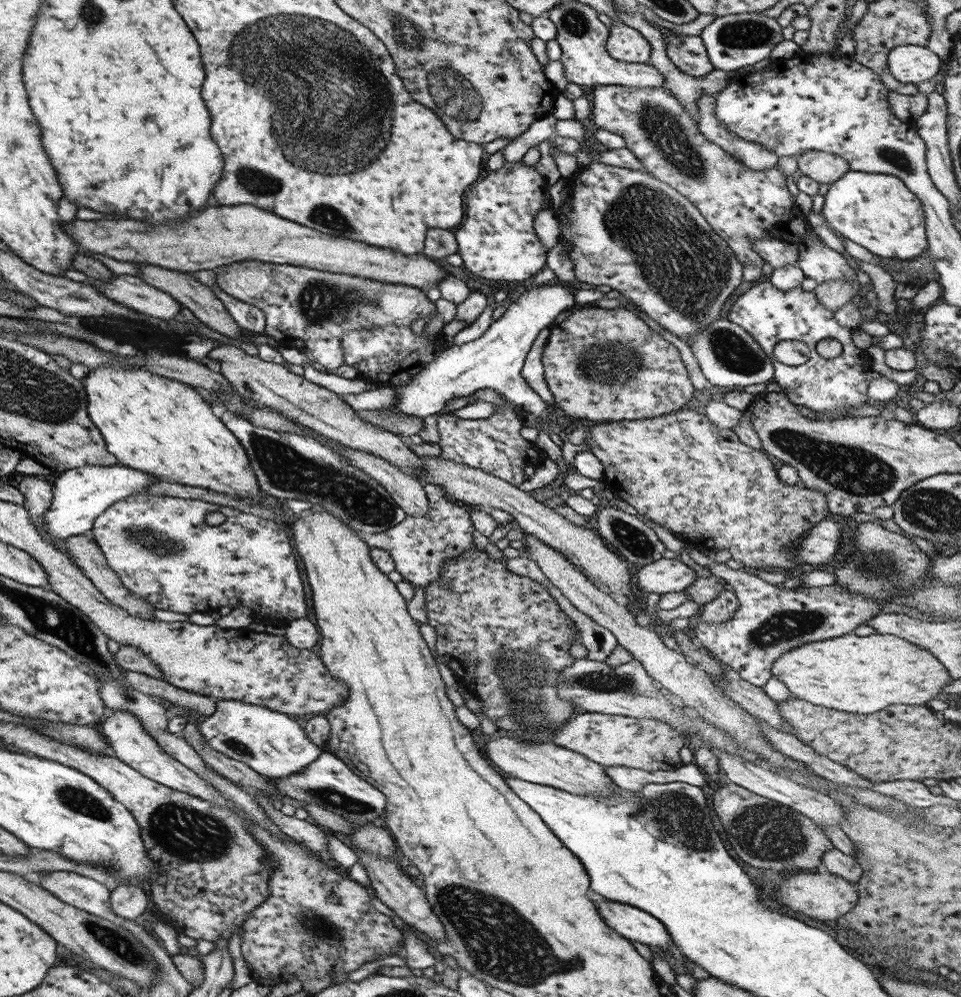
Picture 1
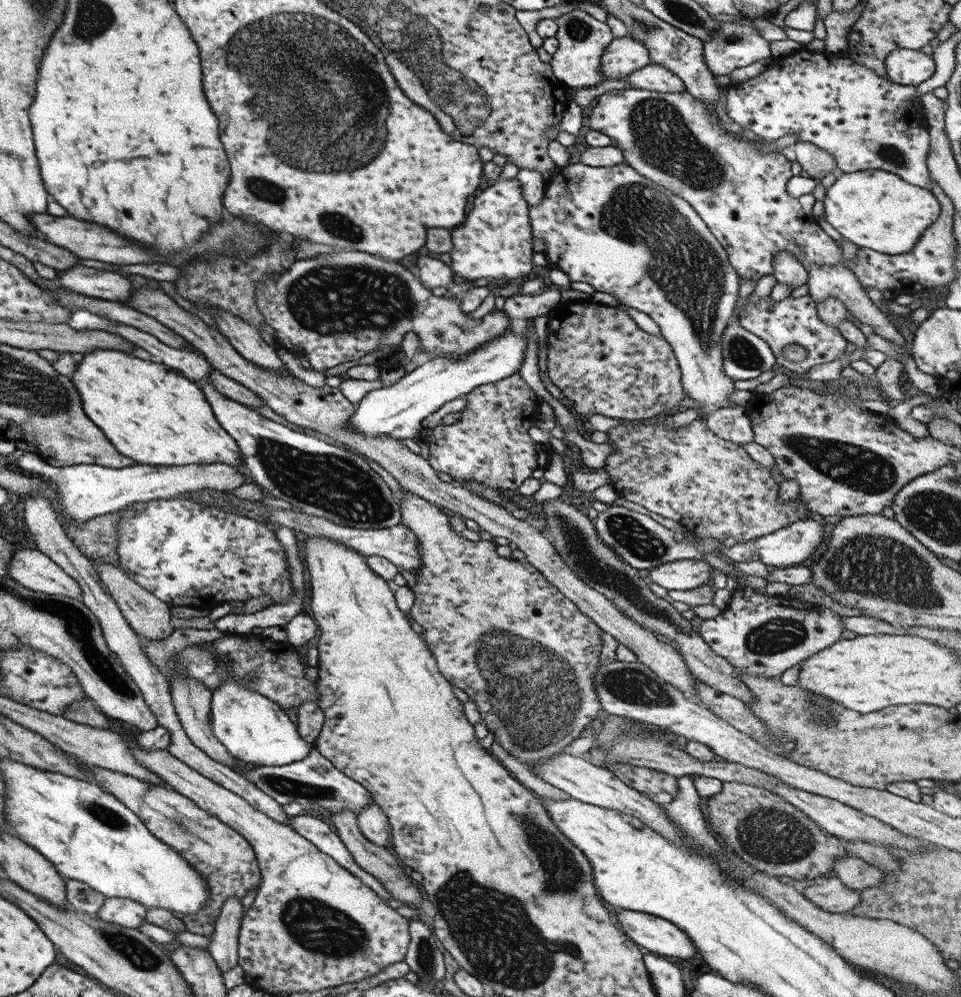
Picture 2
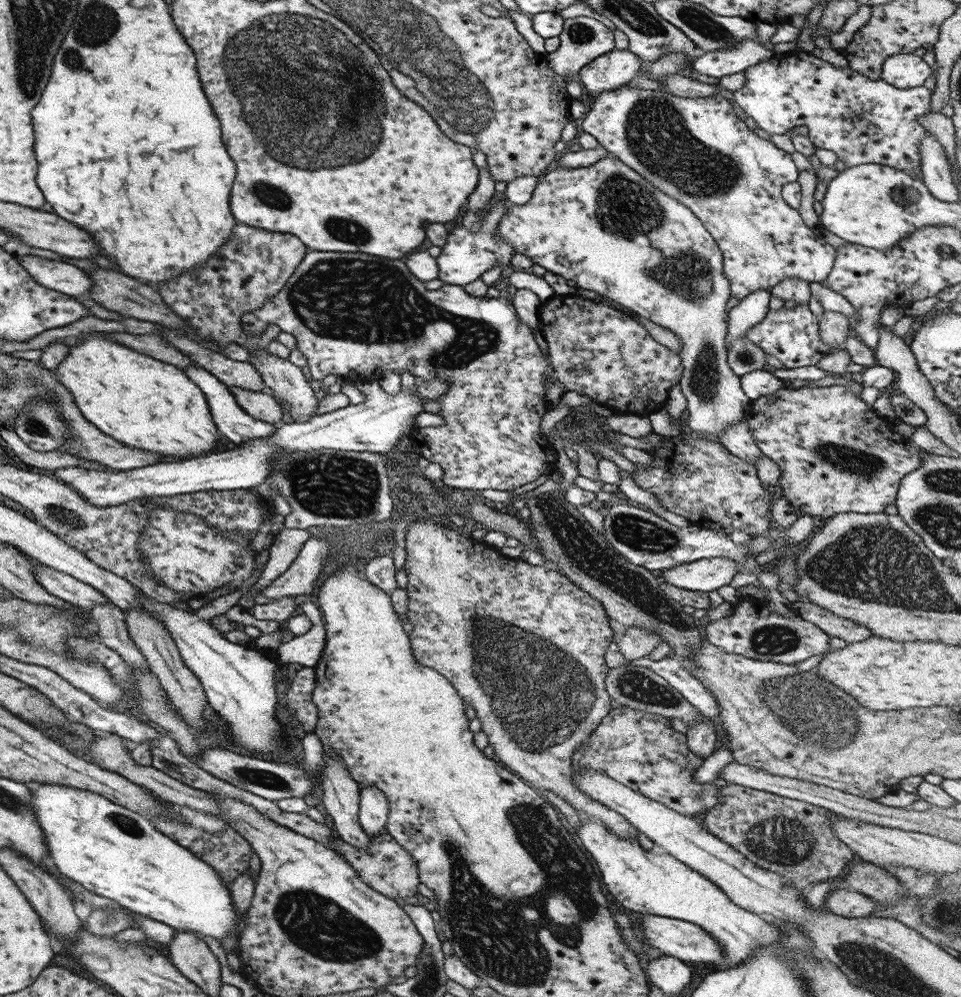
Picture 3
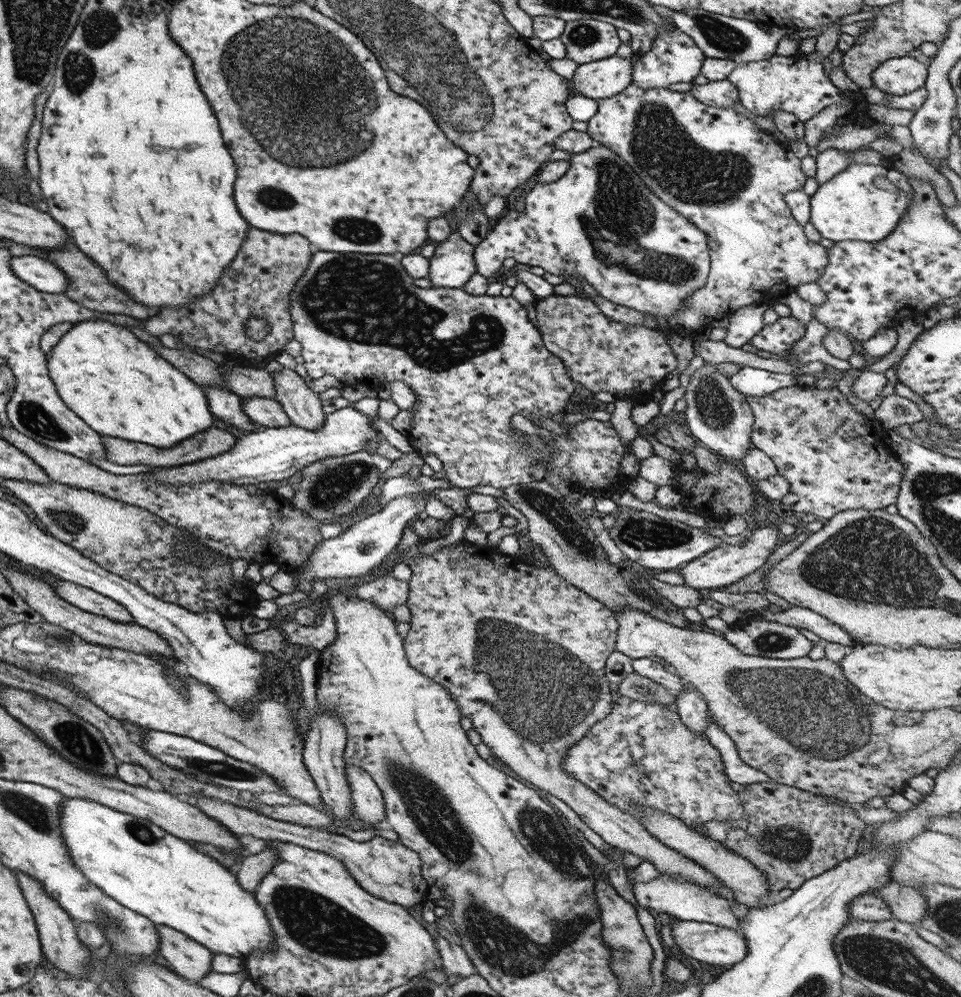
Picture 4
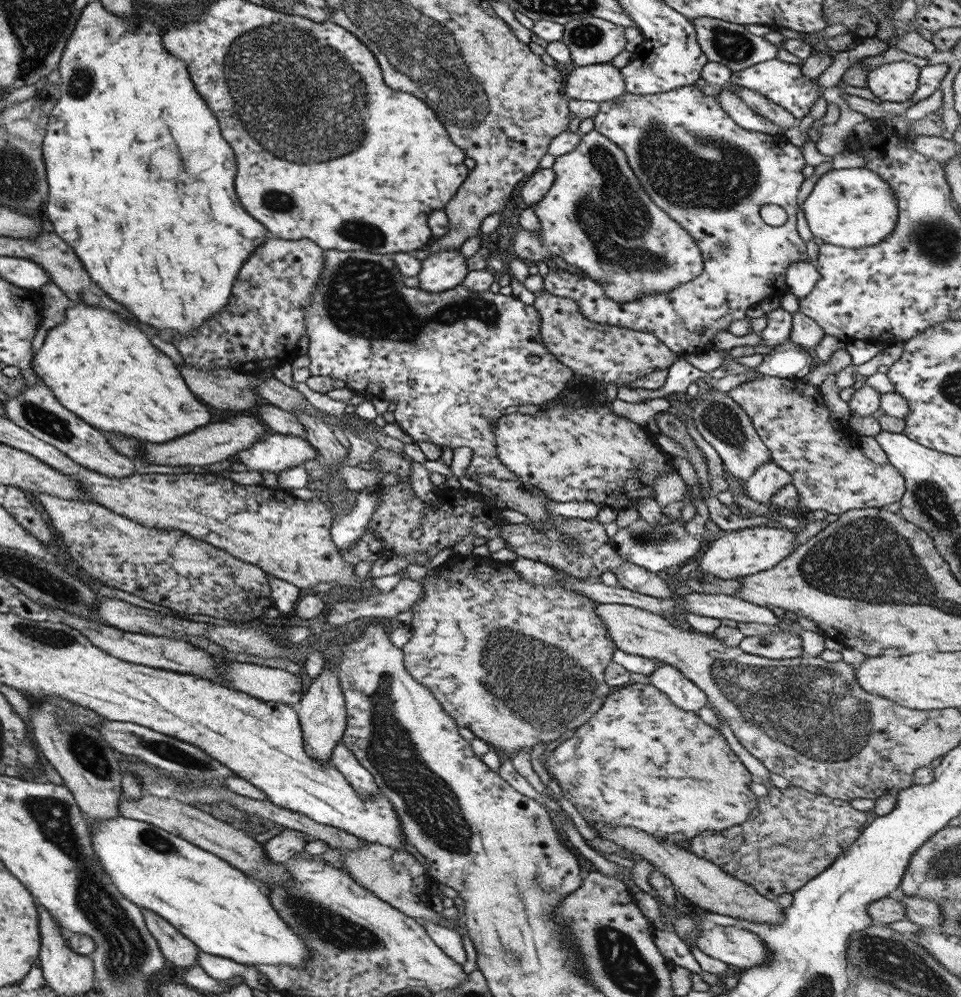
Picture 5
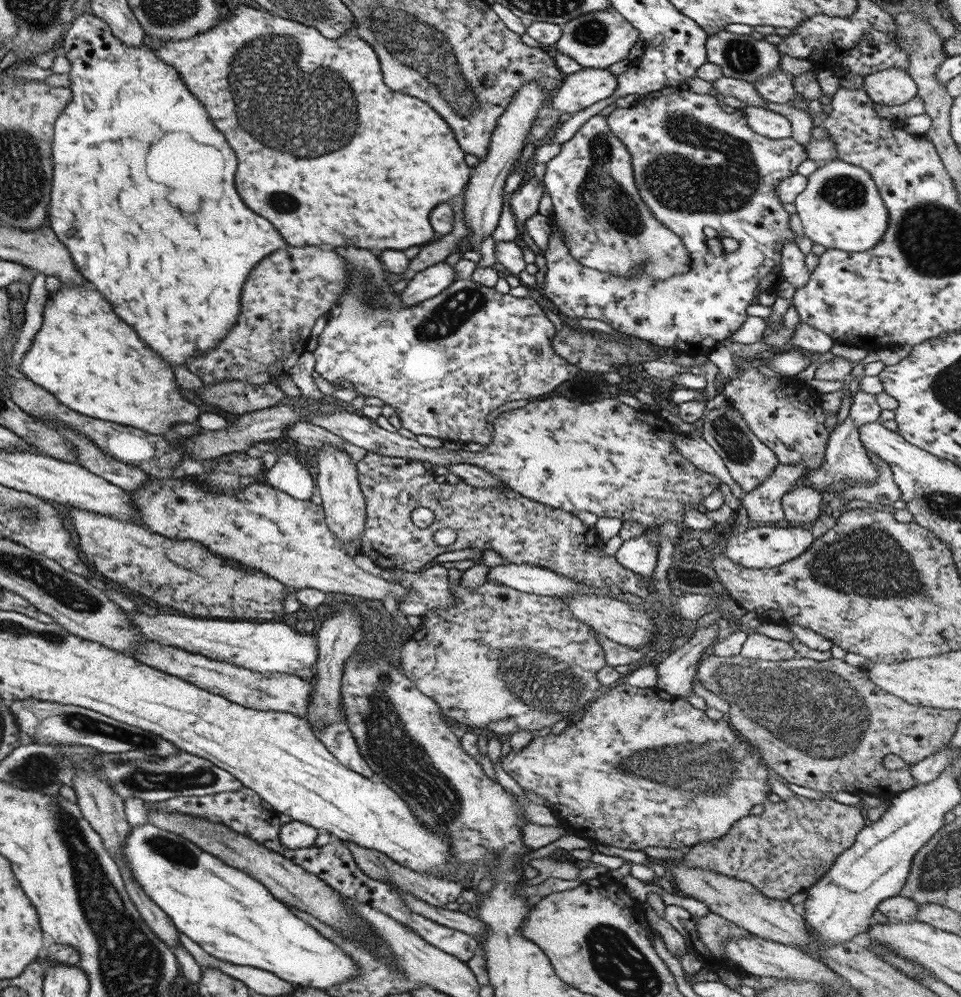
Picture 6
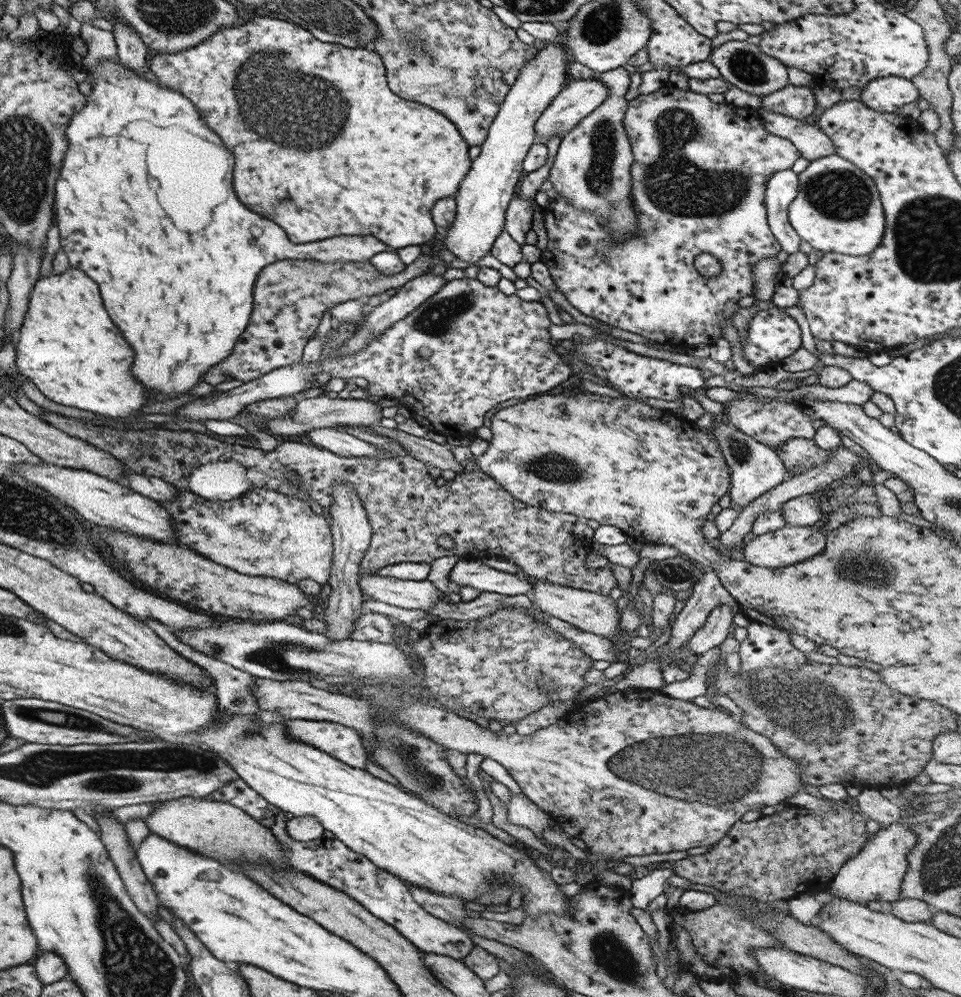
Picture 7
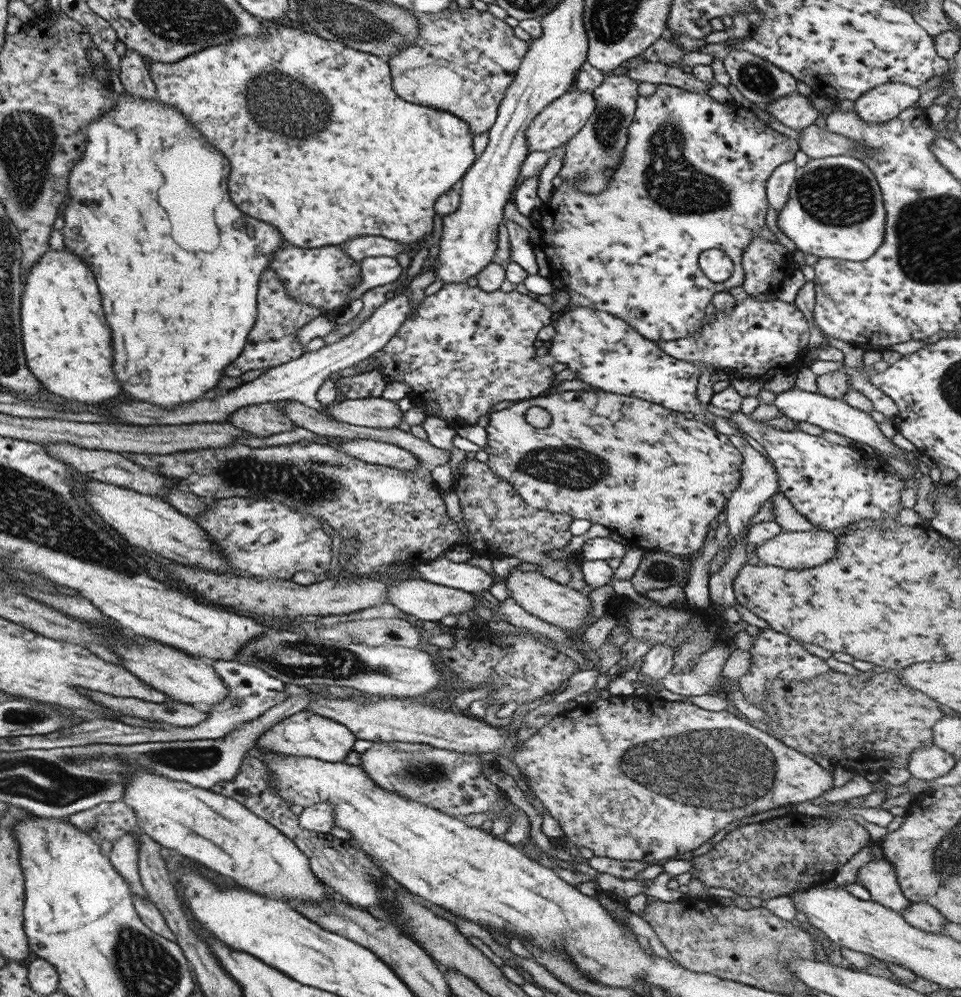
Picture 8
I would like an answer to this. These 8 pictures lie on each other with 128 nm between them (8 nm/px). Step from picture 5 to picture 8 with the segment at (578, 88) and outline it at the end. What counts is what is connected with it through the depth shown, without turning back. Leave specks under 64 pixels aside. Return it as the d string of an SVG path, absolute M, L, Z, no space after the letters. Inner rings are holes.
M573 88L558 99L552 100L551 104L547 104L525 129L524 137L528 152L549 152L553 148L561 148L587 122L594 109L593 95Z

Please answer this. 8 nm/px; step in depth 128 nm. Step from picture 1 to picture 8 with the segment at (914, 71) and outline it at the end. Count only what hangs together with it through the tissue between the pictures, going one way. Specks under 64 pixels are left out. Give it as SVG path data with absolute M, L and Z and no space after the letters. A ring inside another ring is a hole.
M886 83L853 100L853 113L863 123L883 123L910 108L920 94L918 88L905 84Z

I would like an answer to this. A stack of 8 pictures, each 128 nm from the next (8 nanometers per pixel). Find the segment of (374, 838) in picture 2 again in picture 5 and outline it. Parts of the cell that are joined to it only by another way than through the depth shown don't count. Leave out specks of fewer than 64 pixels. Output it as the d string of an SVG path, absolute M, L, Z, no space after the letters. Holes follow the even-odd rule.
M342 739L335 743L330 763L340 770L340 773L347 779L347 782L350 782L361 800L371 800L371 797L379 793L373 776L356 761L350 750L345 748Z

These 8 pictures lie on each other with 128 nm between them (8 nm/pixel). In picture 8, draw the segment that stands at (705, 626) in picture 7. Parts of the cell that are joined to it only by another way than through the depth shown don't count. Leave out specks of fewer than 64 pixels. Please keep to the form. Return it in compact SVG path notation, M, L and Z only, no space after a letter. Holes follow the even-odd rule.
M731 435L728 436L728 439L739 451L743 462L740 466L738 487L729 495L724 506L726 514L724 520L725 525L727 525L727 528L729 529L729 535L731 535L733 539L737 539L737 544L731 548L731 556L725 560L725 564L723 564L715 574L711 574L711 577L708 578L710 610L714 610L715 613L719 614L726 608L733 608L733 605L736 604L731 590L732 582L733 579L737 577L737 571L739 571L739 569L747 562L747 558L745 558L745 542L744 540L739 540L739 537L745 533L747 523L750 522L752 516L757 514L759 507L778 492L777 475L774 466L757 452L757 450L753 449L742 437Z

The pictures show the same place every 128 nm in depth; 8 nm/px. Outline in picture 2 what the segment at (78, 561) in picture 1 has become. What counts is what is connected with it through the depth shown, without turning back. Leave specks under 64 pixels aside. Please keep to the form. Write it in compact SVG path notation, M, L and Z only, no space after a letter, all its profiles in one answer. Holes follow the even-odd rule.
M91 561L91 564L95 566L98 577L101 579L103 586L105 586L105 590L111 594L111 598L117 604L125 622L142 641L161 640L161 638L167 638L174 631L171 624L169 624L171 618L169 607L165 602L157 600L155 596L148 594L143 588L140 588L139 583L131 580L126 575L126 572L122 571L119 567L101 563L101 561Z

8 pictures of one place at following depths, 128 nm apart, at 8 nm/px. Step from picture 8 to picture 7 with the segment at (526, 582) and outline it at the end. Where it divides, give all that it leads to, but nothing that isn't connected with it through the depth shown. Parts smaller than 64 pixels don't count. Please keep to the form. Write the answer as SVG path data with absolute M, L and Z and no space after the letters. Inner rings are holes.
M537 580L532 583L531 593L528 593L527 596L532 602L532 607L537 611L562 620L579 630L583 630L583 632L602 637L615 636L617 633L621 635L617 630L619 615L616 604L609 596L559 586L544 580Z

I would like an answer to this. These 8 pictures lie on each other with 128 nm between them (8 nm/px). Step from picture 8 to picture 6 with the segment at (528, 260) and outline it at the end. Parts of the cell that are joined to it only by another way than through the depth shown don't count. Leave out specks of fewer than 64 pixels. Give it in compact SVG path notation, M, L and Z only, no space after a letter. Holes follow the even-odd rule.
M527 176L525 183L510 195L511 214L516 224L523 224L527 218L537 213L539 198L543 194L543 182Z

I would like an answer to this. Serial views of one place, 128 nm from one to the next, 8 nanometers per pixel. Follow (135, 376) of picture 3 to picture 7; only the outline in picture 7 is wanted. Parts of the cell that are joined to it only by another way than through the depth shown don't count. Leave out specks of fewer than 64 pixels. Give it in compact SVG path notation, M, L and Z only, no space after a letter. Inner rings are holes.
M69 266L60 274L50 273L33 283L15 347L20 378L31 381L45 398L101 416L140 419L137 410L145 404L147 392L129 374L131 350L121 332L111 324L95 282L89 280L82 270Z

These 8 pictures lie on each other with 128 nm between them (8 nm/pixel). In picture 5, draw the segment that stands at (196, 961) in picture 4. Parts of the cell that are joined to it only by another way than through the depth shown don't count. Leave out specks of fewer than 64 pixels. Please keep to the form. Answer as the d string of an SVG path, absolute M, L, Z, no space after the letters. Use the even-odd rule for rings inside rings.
M140 908L144 925L149 934L158 944L161 954L174 966L186 969L196 964L198 948L187 940L176 928L173 928L164 918L158 917L150 910Z

